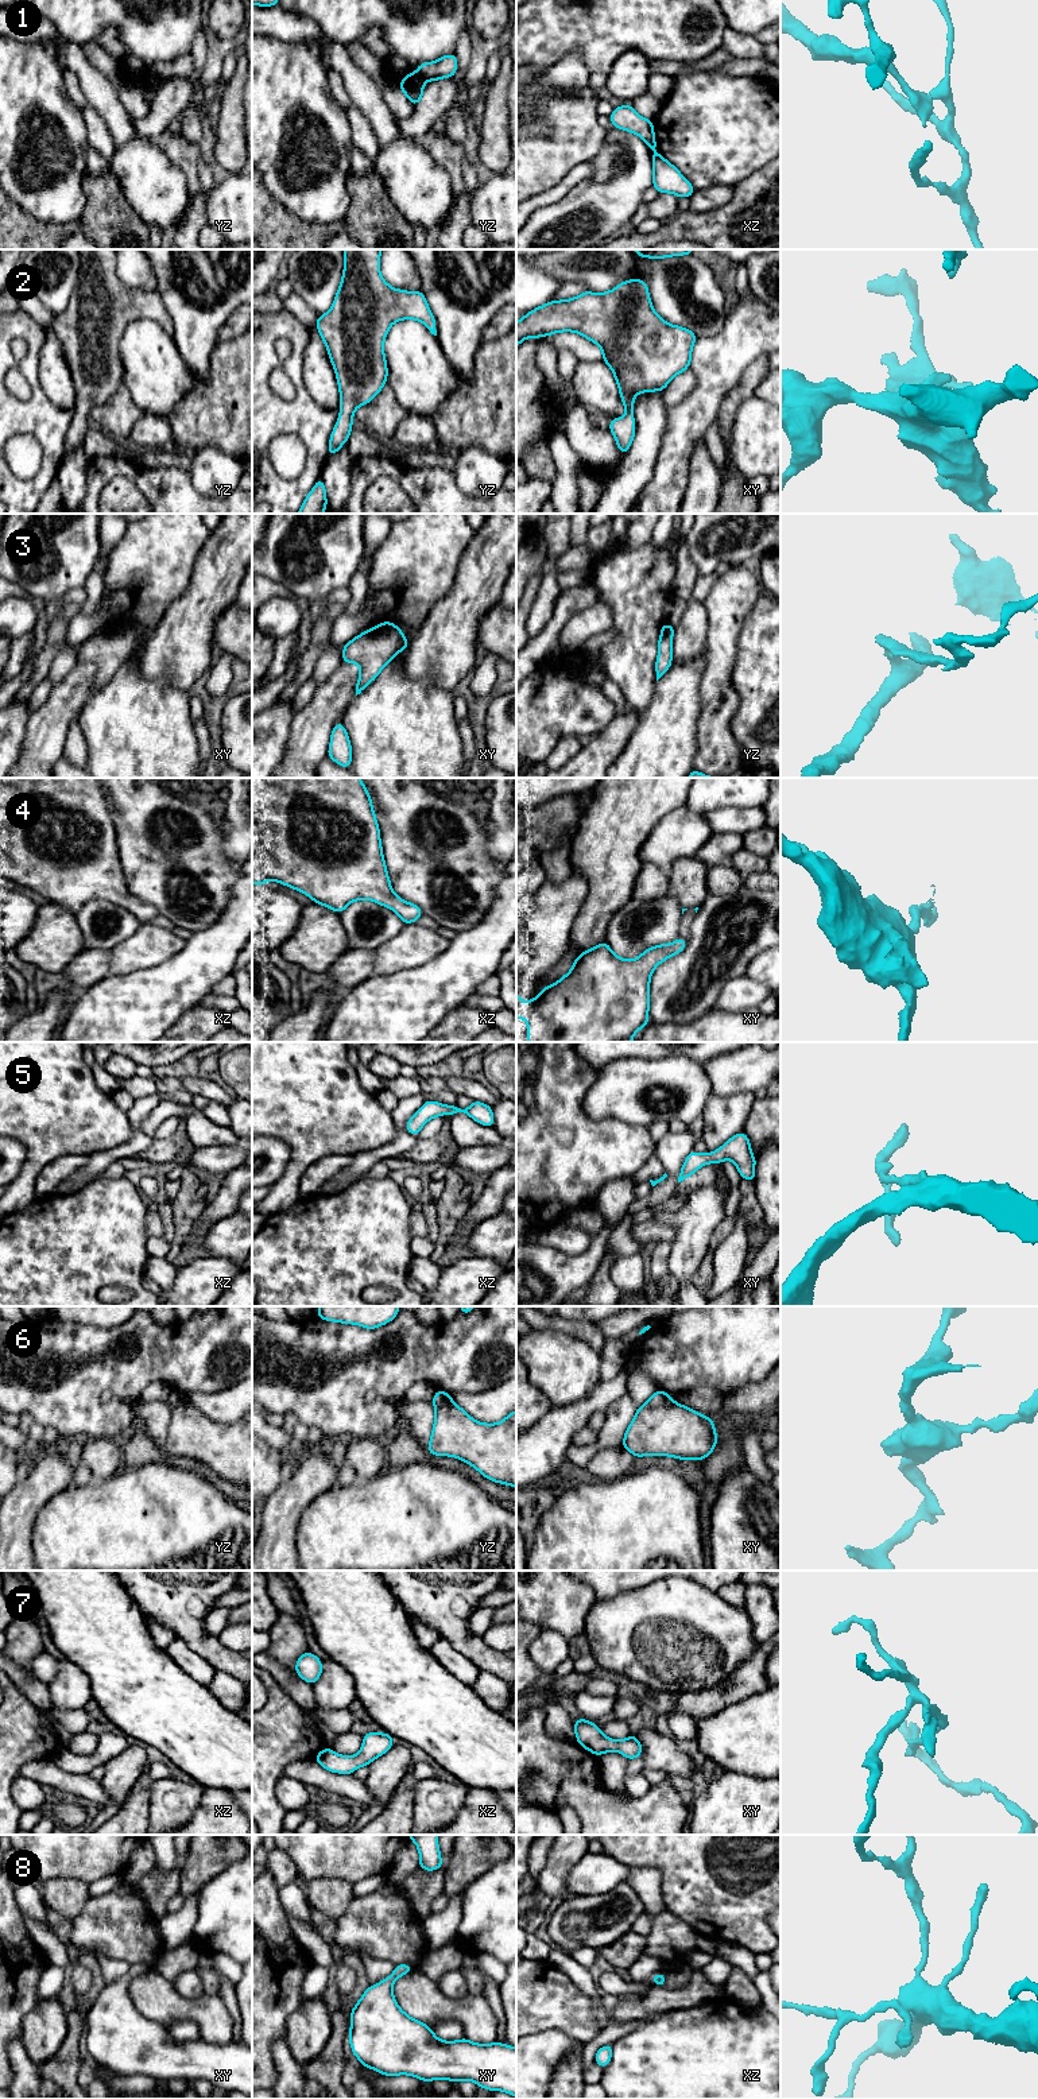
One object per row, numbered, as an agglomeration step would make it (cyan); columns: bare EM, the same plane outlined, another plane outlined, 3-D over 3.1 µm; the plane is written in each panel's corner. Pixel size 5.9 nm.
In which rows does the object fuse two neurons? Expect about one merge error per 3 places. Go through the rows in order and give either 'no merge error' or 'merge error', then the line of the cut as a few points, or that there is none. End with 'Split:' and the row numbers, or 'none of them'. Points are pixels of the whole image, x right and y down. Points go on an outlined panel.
1: merge error; cut in yz along (418, 72), (425, 81)
2: no merge error; no cut
3: no merge error; no cut
4: no merge error; no cut
5: no merge error; no cut
6: merge error; cut in xy along (670, 1400), (658, 1406), (645, 1405)
7: no merge error; no cut
8: no merge error; no cut
Split: 1, 6

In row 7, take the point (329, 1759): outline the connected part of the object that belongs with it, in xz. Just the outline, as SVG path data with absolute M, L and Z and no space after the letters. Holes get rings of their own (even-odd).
M368 1732L363 1736L361 1750L355 1757L340 1755L330 1747L326 1747L314 1759L332 1773L352 1774L357 1767L368 1766L392 1746L392 1735L388 1732Z

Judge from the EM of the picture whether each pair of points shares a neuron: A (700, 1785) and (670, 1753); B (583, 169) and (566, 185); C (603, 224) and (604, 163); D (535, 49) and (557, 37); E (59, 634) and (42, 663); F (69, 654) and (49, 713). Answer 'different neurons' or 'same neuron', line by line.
A: different neurons
B: same neuron
C: same neuron
D: same neuron
E: same neuron
F: different neurons

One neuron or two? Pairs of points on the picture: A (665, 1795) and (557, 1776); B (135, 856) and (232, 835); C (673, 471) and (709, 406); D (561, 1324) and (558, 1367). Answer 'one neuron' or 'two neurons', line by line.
A: one neuron
B: two neurons
C: one neuron
D: two neurons

